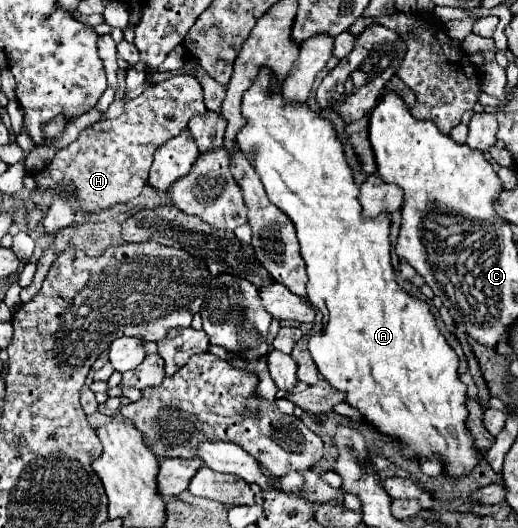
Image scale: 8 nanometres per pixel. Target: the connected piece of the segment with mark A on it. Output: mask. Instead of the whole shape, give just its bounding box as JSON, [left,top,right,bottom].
[237,68,477,476]

